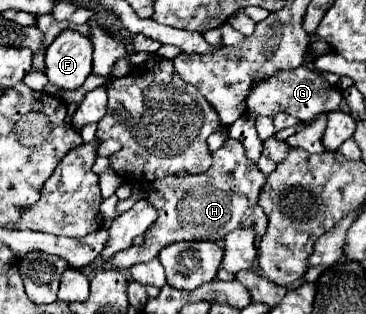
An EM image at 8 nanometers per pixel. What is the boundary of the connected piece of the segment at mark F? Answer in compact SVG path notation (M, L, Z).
M61 32L45 54L45 74L63 90L77 90L91 74L93 44L79 32Z

